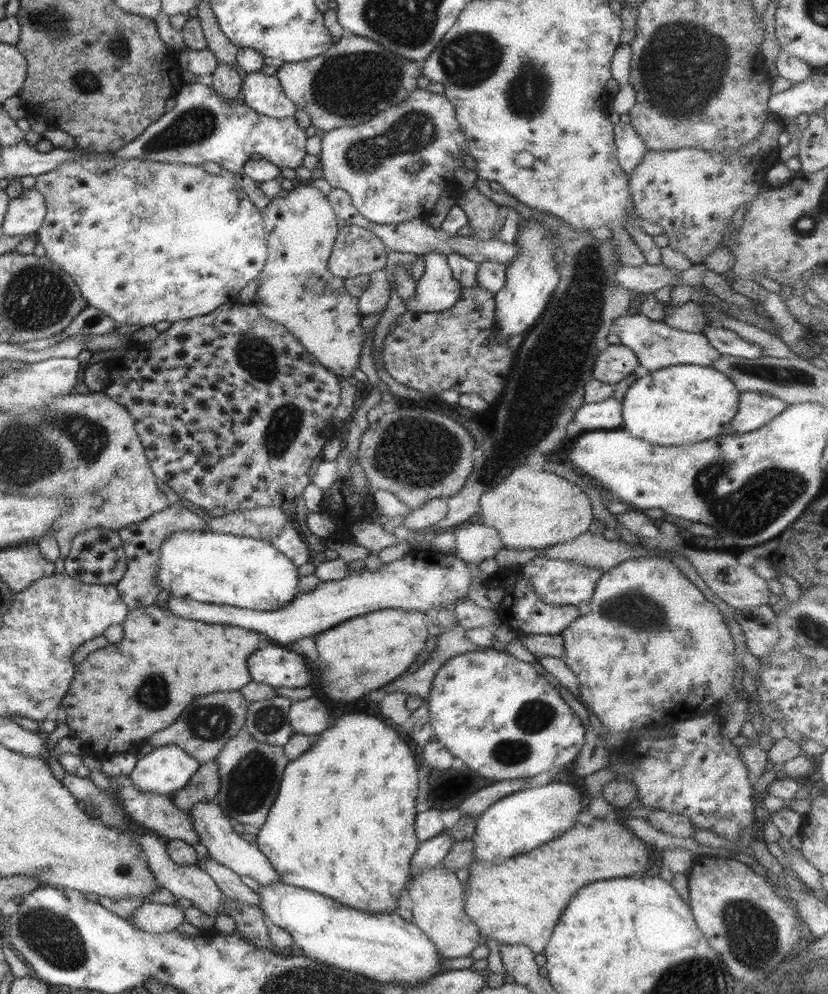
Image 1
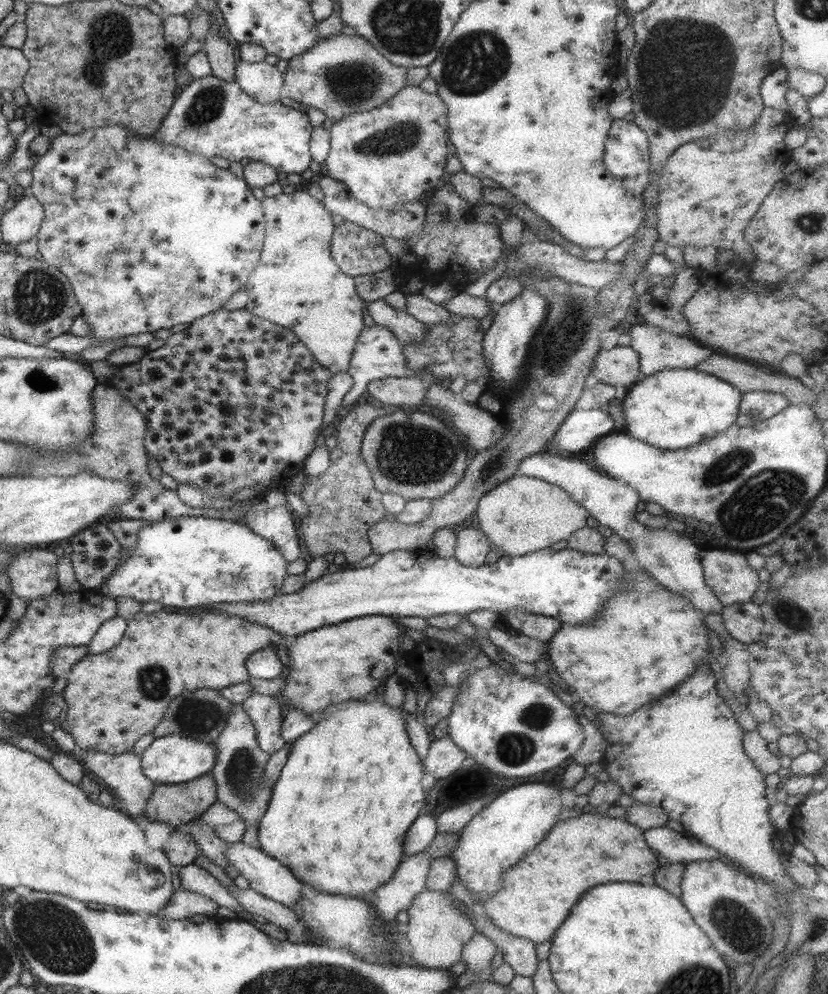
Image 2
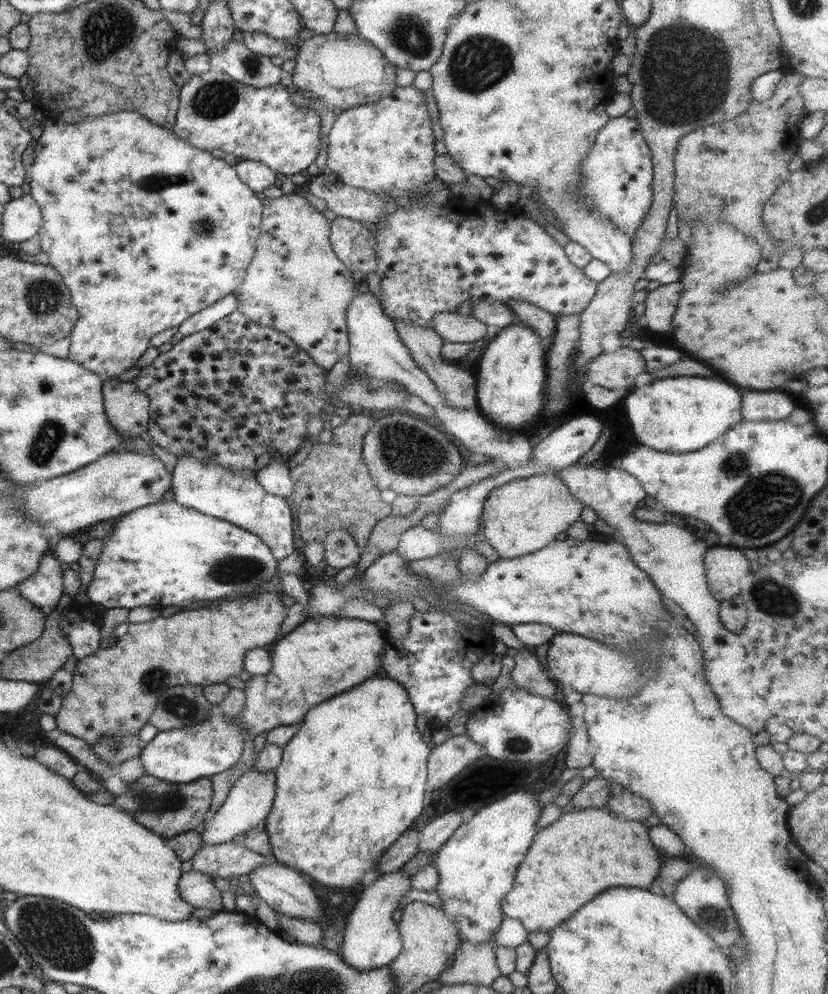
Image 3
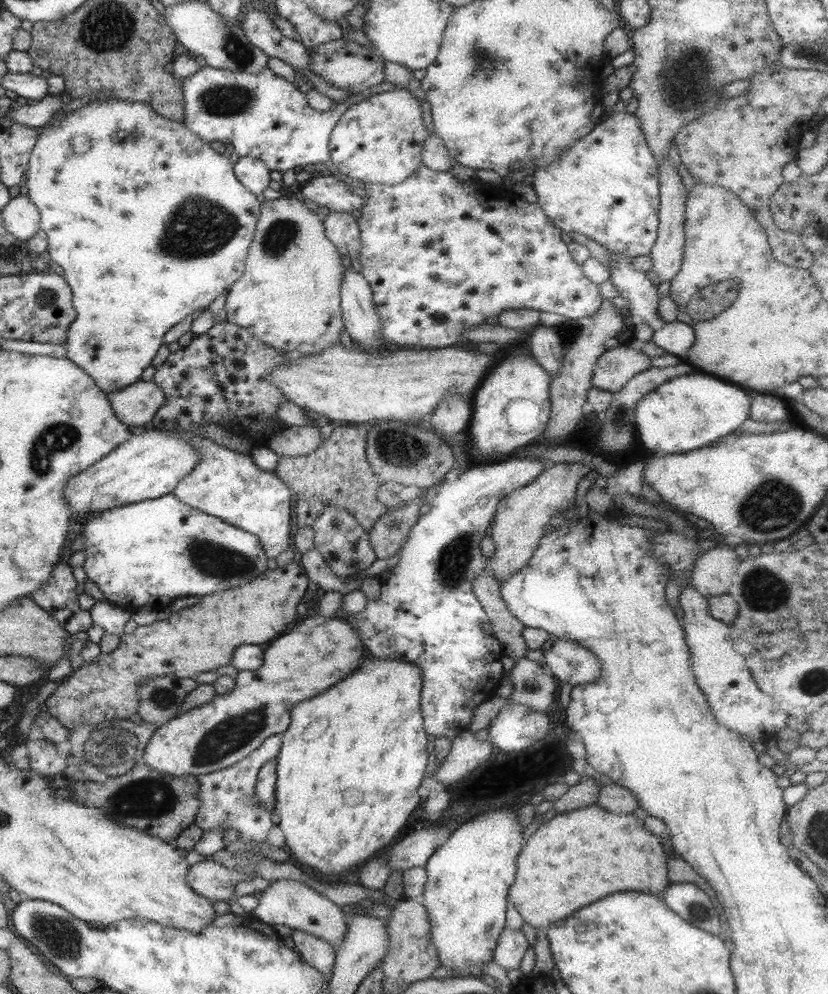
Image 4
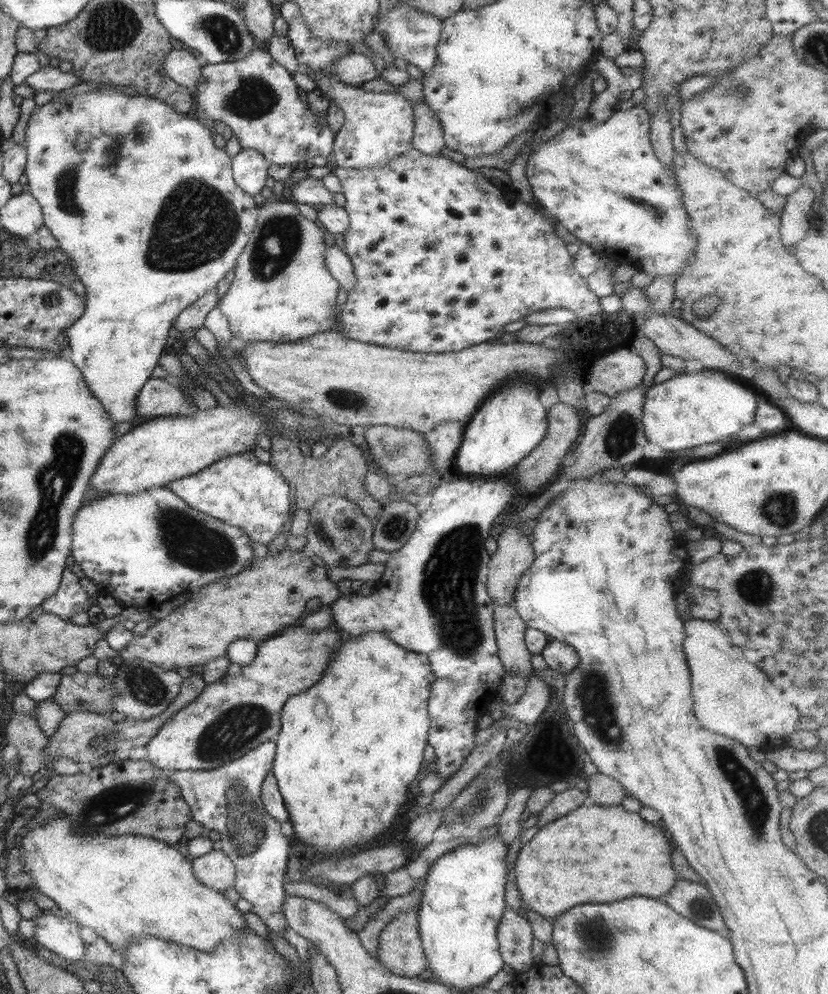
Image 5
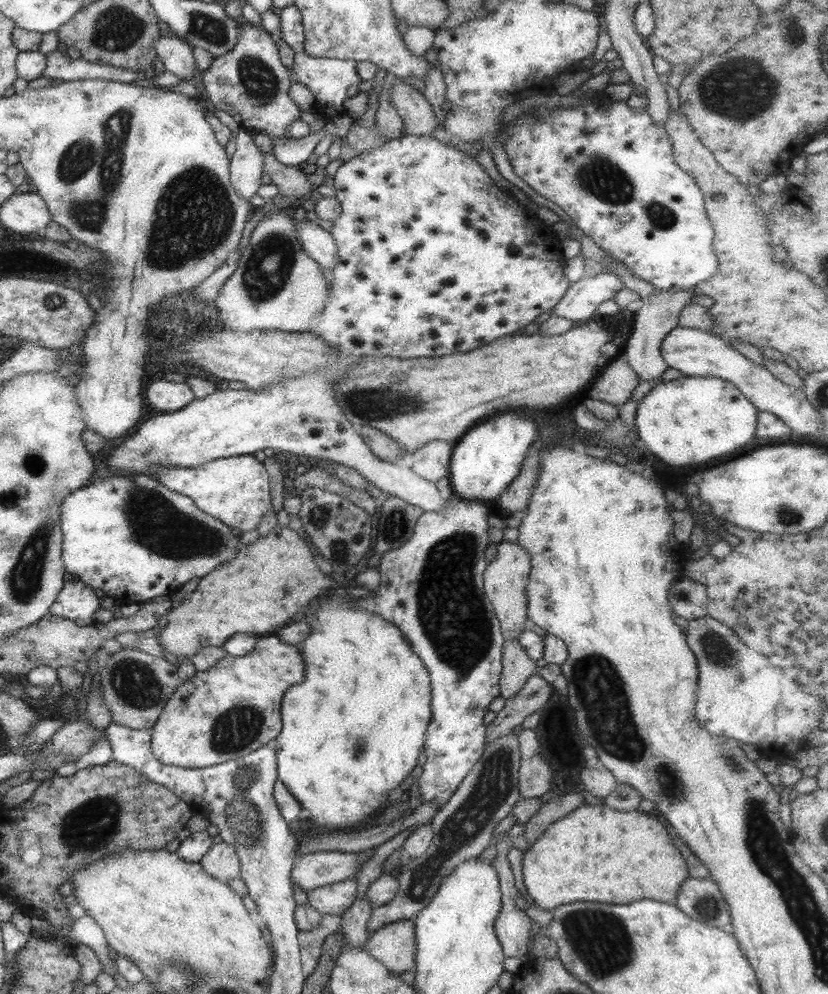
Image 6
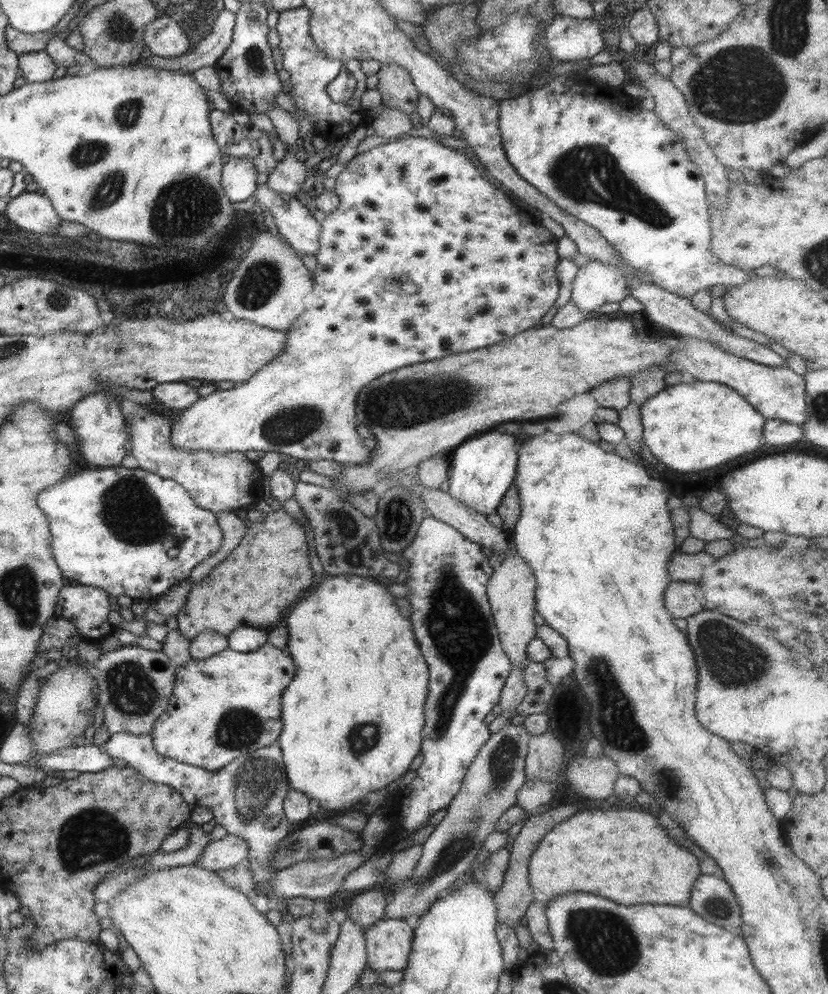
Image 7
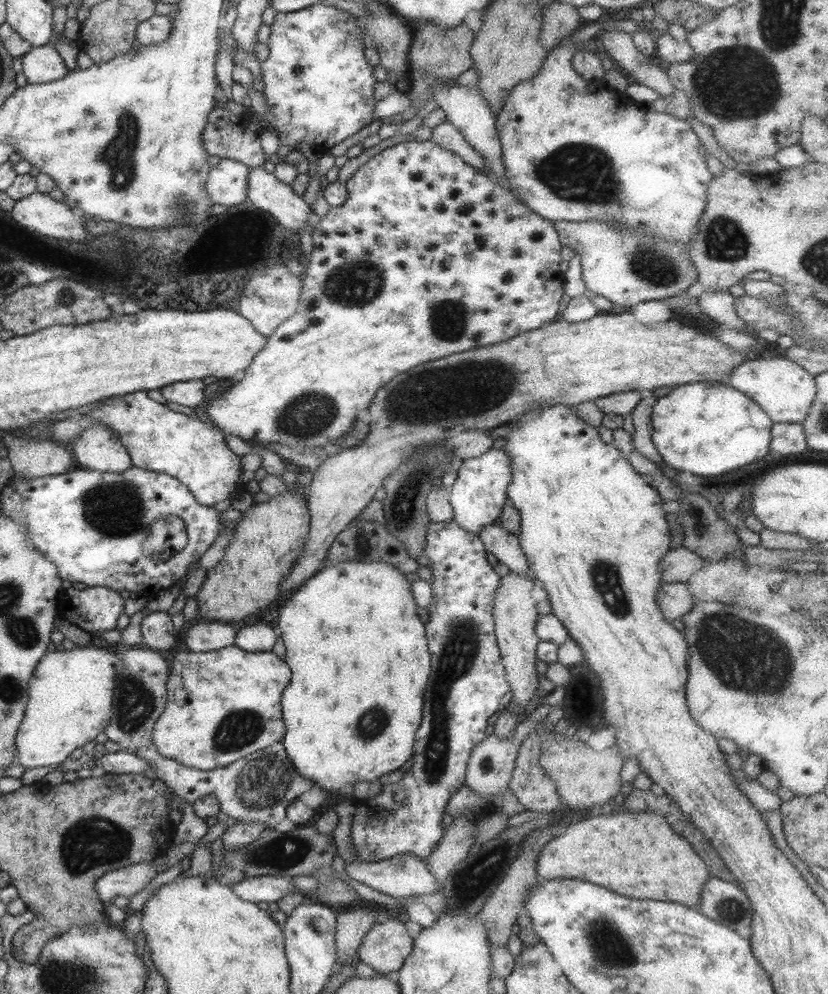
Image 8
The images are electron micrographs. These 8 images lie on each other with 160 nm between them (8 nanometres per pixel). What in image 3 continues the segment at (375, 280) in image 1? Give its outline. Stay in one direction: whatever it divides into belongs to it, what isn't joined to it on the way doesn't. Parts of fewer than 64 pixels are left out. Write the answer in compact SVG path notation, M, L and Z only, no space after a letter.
M393 319L391 321L394 324L400 341L409 350L413 362L435 384L435 388L437 388L443 404L447 404L449 408L457 408L457 410L477 411L475 398L476 380L467 371L463 371L461 368L453 366L451 362L444 361L440 358L439 349L444 340L429 327L416 326L415 323L399 319Z

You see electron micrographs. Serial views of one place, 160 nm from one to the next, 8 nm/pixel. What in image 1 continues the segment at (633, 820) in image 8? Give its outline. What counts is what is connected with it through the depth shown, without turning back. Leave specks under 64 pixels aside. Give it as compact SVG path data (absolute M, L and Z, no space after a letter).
M592 819L593 826L573 824L561 838L547 842L533 852L519 854L513 858L505 858L501 862L472 862L467 866L469 878L464 886L463 911L477 926L479 934L491 938L499 944L521 944L534 954L543 952L550 939L553 926L561 916L561 910L567 906L569 898L585 884L601 880L601 878L623 878L647 869L648 854L646 846L635 838L635 835L619 825L607 824L602 819Z

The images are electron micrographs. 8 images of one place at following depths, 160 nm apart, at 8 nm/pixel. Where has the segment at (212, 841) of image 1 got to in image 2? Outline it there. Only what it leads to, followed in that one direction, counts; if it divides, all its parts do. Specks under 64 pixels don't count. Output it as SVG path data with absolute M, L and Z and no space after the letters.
M241 842L227 843L225 861L229 863L229 866L233 866L239 875L249 882L250 889L273 899L275 902L279 902L282 906L293 908L295 901L301 897L299 892L301 892L302 884L289 873L285 866L281 866L279 862L264 854L260 847L245 846Z

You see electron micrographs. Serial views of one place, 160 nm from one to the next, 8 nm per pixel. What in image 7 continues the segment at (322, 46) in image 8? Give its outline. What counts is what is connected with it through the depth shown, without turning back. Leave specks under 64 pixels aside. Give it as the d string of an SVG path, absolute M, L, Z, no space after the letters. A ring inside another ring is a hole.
M301 6L291 10L281 11L278 14L277 35L279 36L279 49L282 53L281 75L283 82L291 87L288 93L295 101L296 106L303 110L307 116L315 120L317 132L326 139L339 139L355 130L363 120L364 110L359 106L359 97L366 90L366 76L361 72L359 60L350 60L342 64L336 58L327 58L312 43L309 37L309 10ZM341 68L345 68L355 79L354 93L343 103L335 103L325 93L325 86L337 76Z

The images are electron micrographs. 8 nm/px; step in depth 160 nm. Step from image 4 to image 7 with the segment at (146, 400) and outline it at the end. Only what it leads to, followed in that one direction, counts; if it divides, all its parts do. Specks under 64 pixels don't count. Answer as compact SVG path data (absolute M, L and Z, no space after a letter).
M165 382L155 385L151 389L151 395L159 405L182 411L199 400L196 388L189 388L181 382Z

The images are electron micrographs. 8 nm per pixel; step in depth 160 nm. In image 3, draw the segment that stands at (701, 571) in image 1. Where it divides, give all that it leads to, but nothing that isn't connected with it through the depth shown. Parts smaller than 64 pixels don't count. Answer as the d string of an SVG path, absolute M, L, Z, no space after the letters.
M726 544L709 547L704 552L704 575L708 584L709 593L715 600L727 600L738 594L740 589L739 581L750 573L754 568L747 559L742 550L731 549Z

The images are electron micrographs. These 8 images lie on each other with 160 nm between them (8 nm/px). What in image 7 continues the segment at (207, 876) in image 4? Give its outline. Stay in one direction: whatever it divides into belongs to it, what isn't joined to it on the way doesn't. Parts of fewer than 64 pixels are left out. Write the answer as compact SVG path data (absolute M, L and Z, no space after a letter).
M227 834L219 840L210 841L193 864L216 873L244 862L247 854L247 843L238 836Z

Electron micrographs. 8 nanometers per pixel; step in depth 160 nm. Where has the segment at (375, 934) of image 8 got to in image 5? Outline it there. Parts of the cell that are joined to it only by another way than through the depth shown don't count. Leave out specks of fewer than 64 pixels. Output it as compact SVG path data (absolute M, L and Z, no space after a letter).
M416 909L403 910L378 934L377 960L399 977L417 977L429 965L419 938L417 916Z

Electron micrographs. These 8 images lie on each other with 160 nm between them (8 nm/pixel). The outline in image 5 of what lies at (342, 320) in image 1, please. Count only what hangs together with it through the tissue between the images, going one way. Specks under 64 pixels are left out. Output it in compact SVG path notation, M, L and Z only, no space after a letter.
M281 198L279 201L268 200L264 201L258 207L258 215L256 220L256 225L251 231L249 242L247 246L241 251L241 256L237 258L237 262L234 266L233 279L230 283L229 289L223 297L221 297L218 308L221 313L227 319L230 332L233 339L237 339L241 343L247 342L297 342L302 340L302 338L307 338L313 336L314 334L319 334L320 332L327 332L335 330L337 326L336 319L338 318L337 306L335 305L335 296L337 296L337 290L339 290L338 282L329 274L329 271L324 265L324 254L325 249L328 246L323 243L323 232L319 227L315 225L313 220L303 217L297 210L295 203L286 201Z

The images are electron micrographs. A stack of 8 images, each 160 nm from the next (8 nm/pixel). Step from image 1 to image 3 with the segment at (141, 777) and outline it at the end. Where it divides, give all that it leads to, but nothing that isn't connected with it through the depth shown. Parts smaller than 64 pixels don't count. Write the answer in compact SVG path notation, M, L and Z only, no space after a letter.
M317 616L314 618L305 619L301 624L297 625L291 632L287 633L285 636L281 636L277 638L277 644L273 653L270 655L271 659L271 668L270 671L265 676L253 676L250 675L249 679L246 681L246 687L243 692L245 695L244 707L241 709L240 714L238 716L234 716L234 718L230 718L230 720L224 720L224 716L218 709L214 709L212 714L209 715L209 718L202 722L201 724L197 724L195 726L188 726L187 728L175 728L173 730L165 730L165 731L157 731L156 735L149 741L138 754L138 758L140 758L140 762L142 764L142 769L144 772L152 777L158 778L159 780L177 784L187 784L188 782L193 782L198 778L206 778L207 776L211 776L211 774L219 774L219 772L223 772L223 770L227 770L231 765L234 765L241 754L241 749L243 746L243 741L245 737L251 735L253 738L259 734L259 732L267 732L271 730L273 727L277 726L287 726L295 723L301 723L304 719L305 713L314 706L321 704L321 702L325 702L325 700L329 700L329 698L333 698L333 696L337 696L337 694L341 694L341 692L345 692L345 690L349 690L349 688L353 688L353 686L359 686L361 682L365 682L369 680L373 674L382 674L382 656L383 656L383 632L377 629L375 623L367 622L364 620L354 619L354 618L343 618L343 617L335 617L335 616L326 616L323 618L322 616Z

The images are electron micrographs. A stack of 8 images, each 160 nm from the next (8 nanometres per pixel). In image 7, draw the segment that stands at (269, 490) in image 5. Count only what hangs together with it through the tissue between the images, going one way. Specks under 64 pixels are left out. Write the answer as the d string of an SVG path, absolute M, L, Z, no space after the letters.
M131 406L131 419L127 422L128 454L137 461L141 470L156 474L159 478L175 481L189 493L196 506L217 516L221 512L242 513L250 505L262 499L262 478L259 468L243 453L217 454L204 450L181 450L171 446L171 421L151 413L147 408Z

